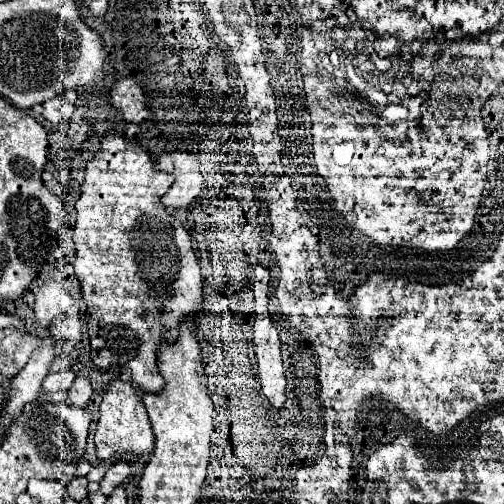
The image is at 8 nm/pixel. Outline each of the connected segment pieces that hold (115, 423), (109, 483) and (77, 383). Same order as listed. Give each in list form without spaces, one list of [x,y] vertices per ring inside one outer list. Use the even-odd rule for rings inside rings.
[[[113,380],[101,402],[101,418],[97,422],[95,446],[97,456],[107,460],[117,452],[133,452],[133,454],[149,454],[154,449],[155,438],[145,408],[141,406],[141,396],[137,394],[137,386],[131,380]]]
[[[117,460],[117,462],[107,470],[107,474],[103,476],[103,480],[101,480],[101,492],[103,492],[105,496],[111,496],[113,490],[115,490],[115,486],[121,484],[127,476],[129,476],[129,466],[127,466],[123,460]]]
[[[77,376],[77,378],[73,380],[71,390],[69,390],[69,404],[83,408],[83,406],[89,402],[91,394],[93,394],[93,388],[91,388],[89,378],[85,378],[85,376]]]

